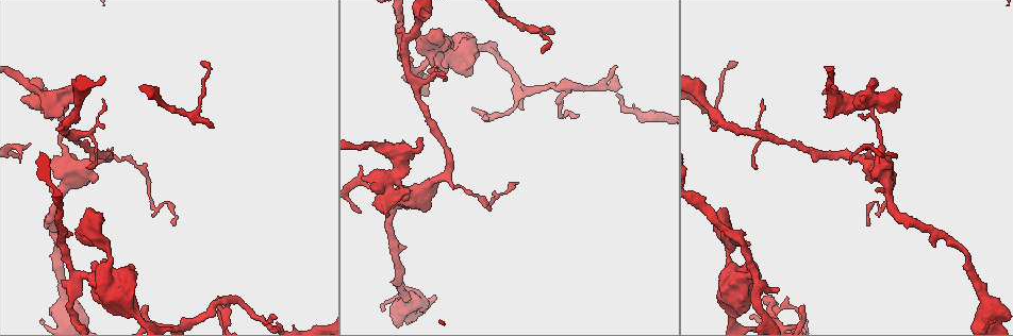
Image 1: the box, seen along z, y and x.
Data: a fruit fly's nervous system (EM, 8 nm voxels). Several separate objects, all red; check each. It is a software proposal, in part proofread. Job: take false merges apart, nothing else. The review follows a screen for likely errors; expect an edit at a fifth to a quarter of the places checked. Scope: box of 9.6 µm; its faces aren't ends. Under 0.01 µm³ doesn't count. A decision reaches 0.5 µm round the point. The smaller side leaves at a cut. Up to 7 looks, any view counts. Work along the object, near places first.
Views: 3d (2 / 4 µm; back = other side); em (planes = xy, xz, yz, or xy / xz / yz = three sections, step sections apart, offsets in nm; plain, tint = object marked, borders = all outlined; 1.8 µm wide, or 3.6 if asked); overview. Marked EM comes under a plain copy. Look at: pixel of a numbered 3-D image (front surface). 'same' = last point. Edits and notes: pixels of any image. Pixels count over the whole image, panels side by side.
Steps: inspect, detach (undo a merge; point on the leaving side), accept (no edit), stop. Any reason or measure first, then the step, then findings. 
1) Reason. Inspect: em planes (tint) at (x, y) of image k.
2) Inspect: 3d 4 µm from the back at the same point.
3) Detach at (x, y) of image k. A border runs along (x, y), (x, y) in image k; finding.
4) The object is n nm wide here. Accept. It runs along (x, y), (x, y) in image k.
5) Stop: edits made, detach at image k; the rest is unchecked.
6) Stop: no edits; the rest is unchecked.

Inspect: em planes (tint) at (447, 53) of image 1.

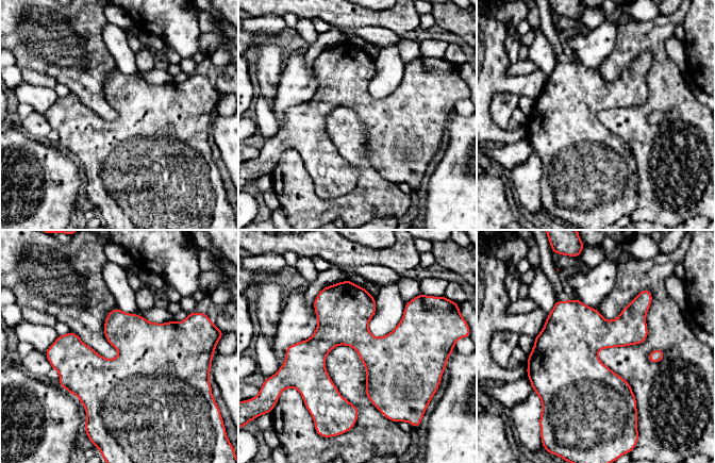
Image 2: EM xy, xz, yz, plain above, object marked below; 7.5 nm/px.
Accept. Continuous, no second cell.

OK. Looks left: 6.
Inspect: em planes (tint) at (880, 170) of image 1.

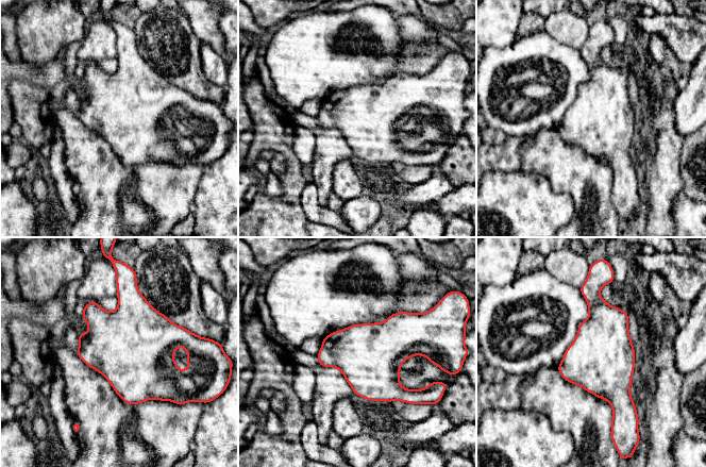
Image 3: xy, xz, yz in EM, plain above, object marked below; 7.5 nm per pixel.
The object is 500 nm wide here. Accept. Continuous, no second cell.

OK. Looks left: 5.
Thin arm on a thick one. Inspect: 3d 4 µm at (394, 179) of image 1.

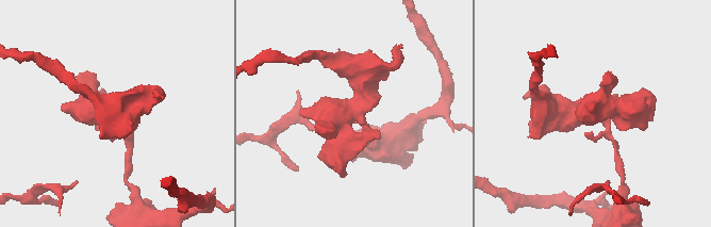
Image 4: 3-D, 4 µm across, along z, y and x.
Inspect: em planes (tint) at (354, 115) of image 4.

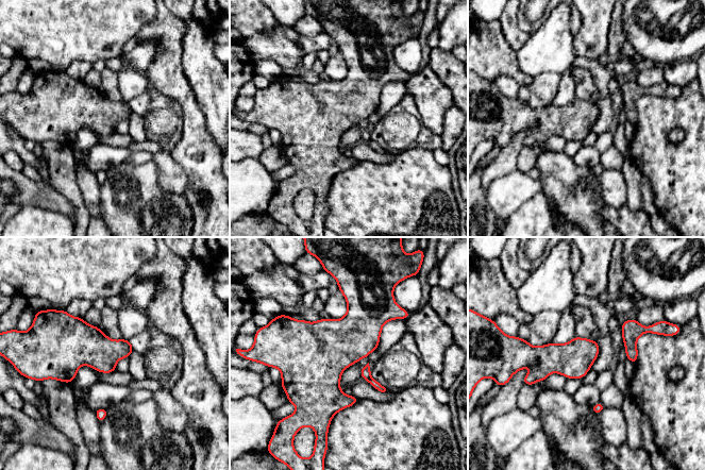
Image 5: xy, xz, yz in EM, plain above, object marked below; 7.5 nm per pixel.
The object is 280 nm wide here. Accept. One cell here.

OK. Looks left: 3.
Stop: no edits; the rest is unchecked.

